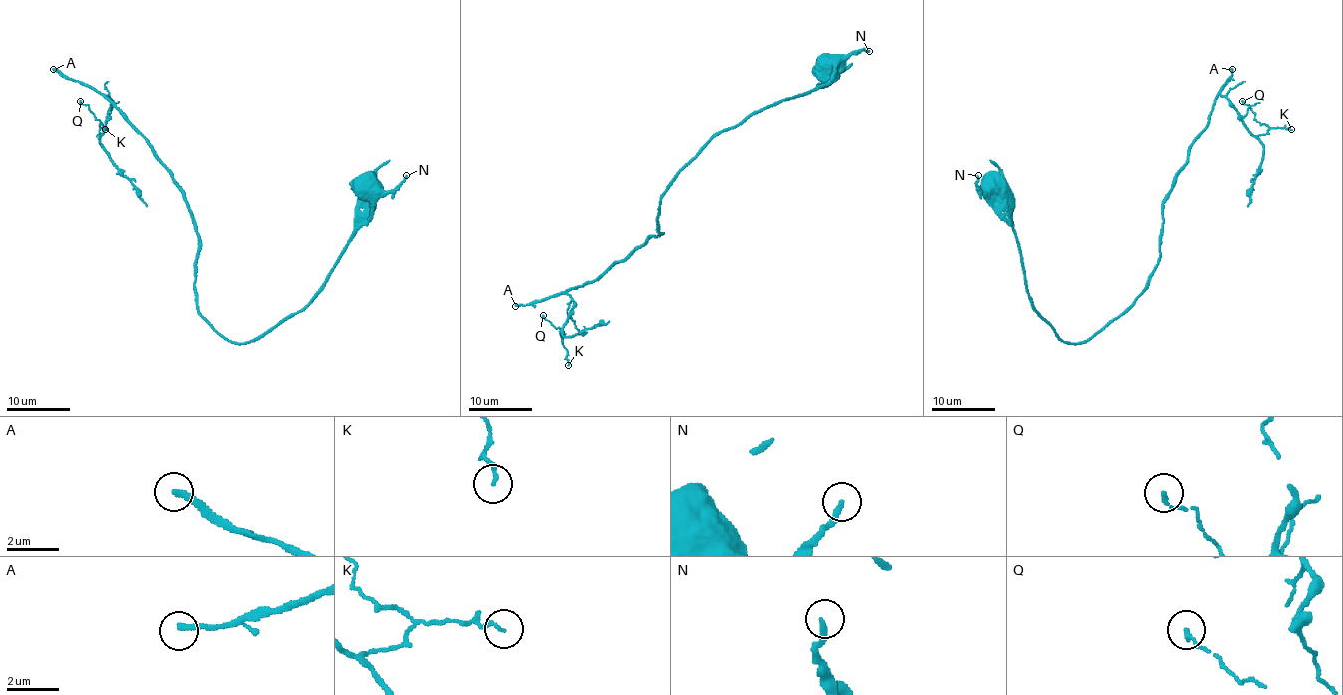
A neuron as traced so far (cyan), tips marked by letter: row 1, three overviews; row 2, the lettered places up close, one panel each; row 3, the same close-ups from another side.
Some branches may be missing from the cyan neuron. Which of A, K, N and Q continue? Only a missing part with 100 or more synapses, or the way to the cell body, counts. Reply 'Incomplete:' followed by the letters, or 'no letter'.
Incomplete: A

